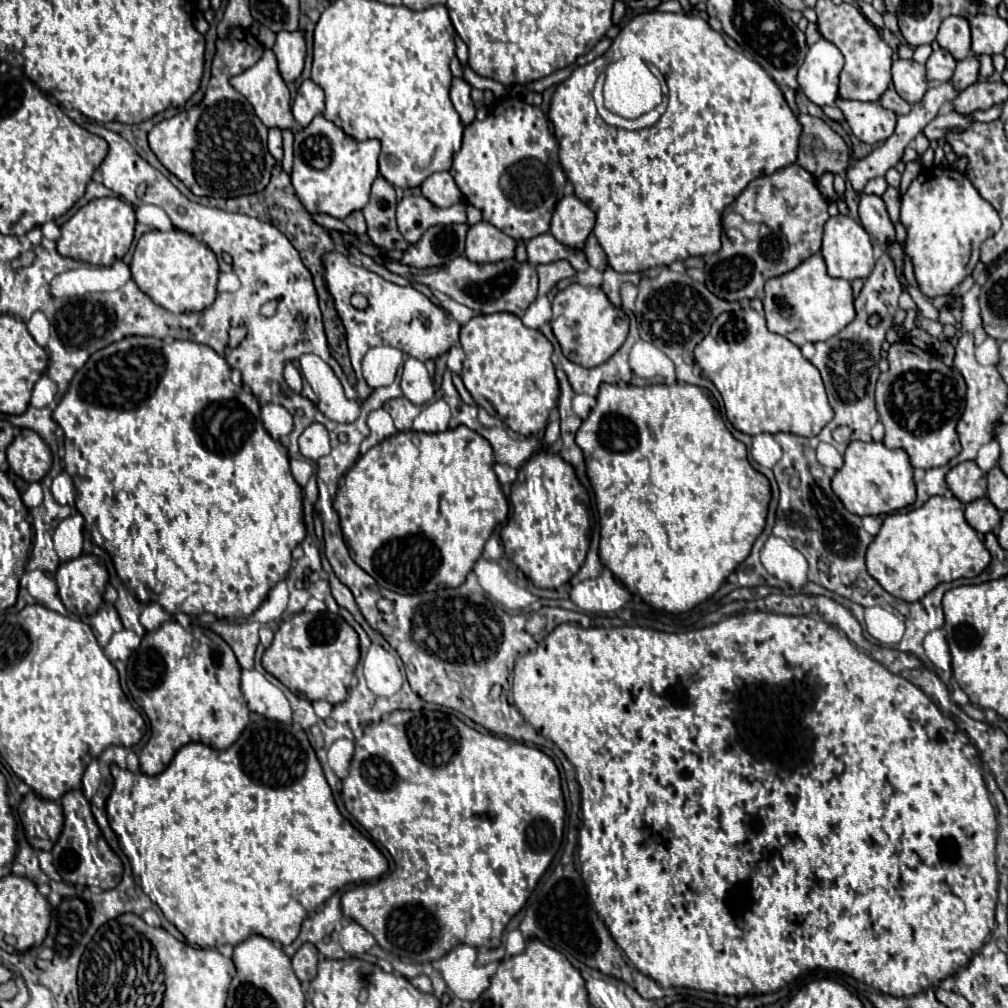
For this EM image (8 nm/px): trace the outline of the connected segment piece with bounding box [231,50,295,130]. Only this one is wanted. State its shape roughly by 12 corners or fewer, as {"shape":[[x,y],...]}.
{"shape":[[271,50],[231,80],[269,128],[293,130],[289,90]]}

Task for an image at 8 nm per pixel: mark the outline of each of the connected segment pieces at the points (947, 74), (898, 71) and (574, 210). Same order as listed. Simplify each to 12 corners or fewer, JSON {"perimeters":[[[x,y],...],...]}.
{"perimeters":[[[939,48],[927,60],[927,78],[951,80],[955,58]],[[897,59],[891,67],[897,94],[909,104],[927,92],[925,66]],[[575,196],[559,200],[551,234],[583,250],[595,214]]]}

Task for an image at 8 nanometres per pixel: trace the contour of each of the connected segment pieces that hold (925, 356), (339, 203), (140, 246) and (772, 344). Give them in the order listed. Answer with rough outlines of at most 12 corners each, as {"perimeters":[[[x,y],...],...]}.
{"perimeters":[[[891,344],[875,390],[883,444],[913,468],[961,452],[965,380]],[[325,116],[295,132],[291,182],[311,214],[367,204],[381,142]],[[183,230],[137,242],[137,286],[173,314],[217,296],[217,258]],[[753,308],[695,348],[729,422],[817,436],[819,370]]]}

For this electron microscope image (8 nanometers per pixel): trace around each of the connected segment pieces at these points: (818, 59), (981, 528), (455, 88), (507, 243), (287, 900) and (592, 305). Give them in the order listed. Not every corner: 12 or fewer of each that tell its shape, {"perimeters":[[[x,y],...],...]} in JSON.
{"perimeters":[[[815,42],[799,88],[817,106],[835,104],[843,54]],[[987,496],[965,506],[965,520],[979,534],[993,532],[1001,514]],[[463,78],[451,82],[451,102],[463,124],[475,120],[471,84]],[[487,222],[467,230],[477,264],[515,256],[515,240]],[[299,724],[111,766],[142,891],[201,948],[301,922],[385,856]],[[601,288],[557,292],[551,330],[563,354],[599,366],[629,318]]]}

